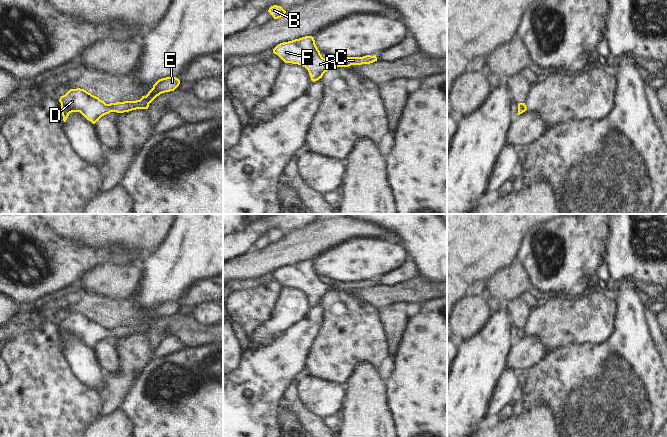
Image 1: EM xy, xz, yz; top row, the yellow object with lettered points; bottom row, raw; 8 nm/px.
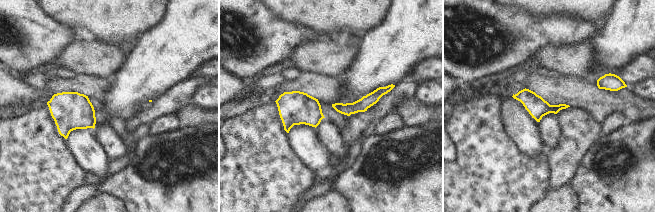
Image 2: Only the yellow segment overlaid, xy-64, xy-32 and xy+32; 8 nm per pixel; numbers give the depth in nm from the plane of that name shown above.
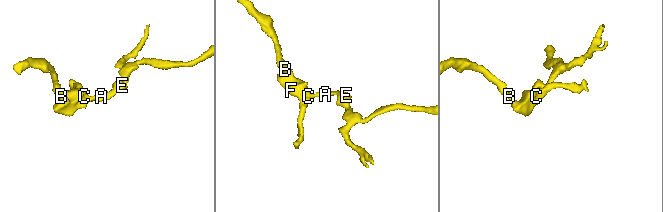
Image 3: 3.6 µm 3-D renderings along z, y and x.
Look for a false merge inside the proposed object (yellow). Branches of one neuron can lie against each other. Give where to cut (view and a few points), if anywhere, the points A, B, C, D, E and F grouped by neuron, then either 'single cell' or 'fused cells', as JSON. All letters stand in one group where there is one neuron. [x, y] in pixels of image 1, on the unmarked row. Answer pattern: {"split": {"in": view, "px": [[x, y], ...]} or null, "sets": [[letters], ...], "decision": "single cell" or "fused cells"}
{"split": null, "sets": [["A", "B", "C", "D", "E", "F"]], "decision": "single cell"}

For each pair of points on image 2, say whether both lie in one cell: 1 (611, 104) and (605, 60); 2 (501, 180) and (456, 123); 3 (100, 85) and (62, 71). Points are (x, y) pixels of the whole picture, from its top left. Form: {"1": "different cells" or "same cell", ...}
{"1": "different cells", "2": "same cell", "3": "different cells"}

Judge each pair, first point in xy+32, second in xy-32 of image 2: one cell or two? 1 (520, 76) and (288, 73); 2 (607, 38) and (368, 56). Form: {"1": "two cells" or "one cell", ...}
{"1": "one cell", "2": "one cell"}

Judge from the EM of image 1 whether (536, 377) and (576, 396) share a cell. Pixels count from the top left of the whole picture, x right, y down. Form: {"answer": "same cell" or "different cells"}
{"answer": "same cell"}

